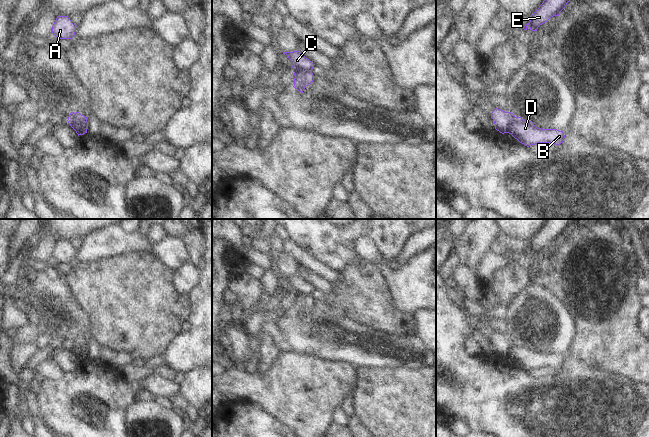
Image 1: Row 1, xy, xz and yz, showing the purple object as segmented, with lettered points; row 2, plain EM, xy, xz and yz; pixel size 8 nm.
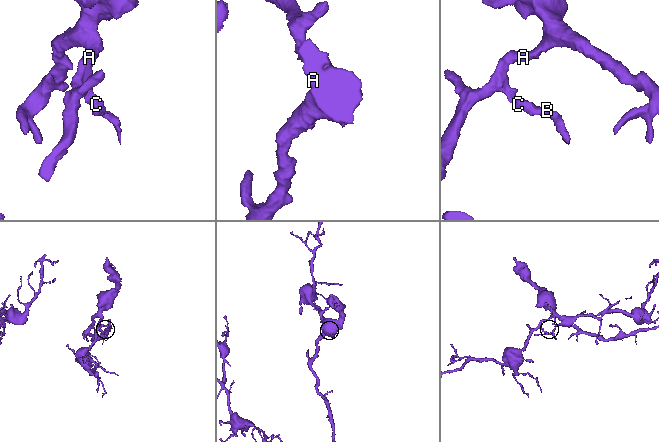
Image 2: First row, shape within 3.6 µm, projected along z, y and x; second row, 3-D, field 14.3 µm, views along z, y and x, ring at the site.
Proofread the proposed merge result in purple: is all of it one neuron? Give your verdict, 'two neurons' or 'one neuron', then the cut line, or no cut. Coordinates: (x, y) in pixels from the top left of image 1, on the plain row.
two neurons; cut xy (70, 347), (76, 347), (79, 351), (86, 353)

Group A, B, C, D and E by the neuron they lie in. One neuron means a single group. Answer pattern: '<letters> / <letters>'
A C E / B D

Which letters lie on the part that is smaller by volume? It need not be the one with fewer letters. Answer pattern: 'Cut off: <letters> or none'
Cut off: B, D

